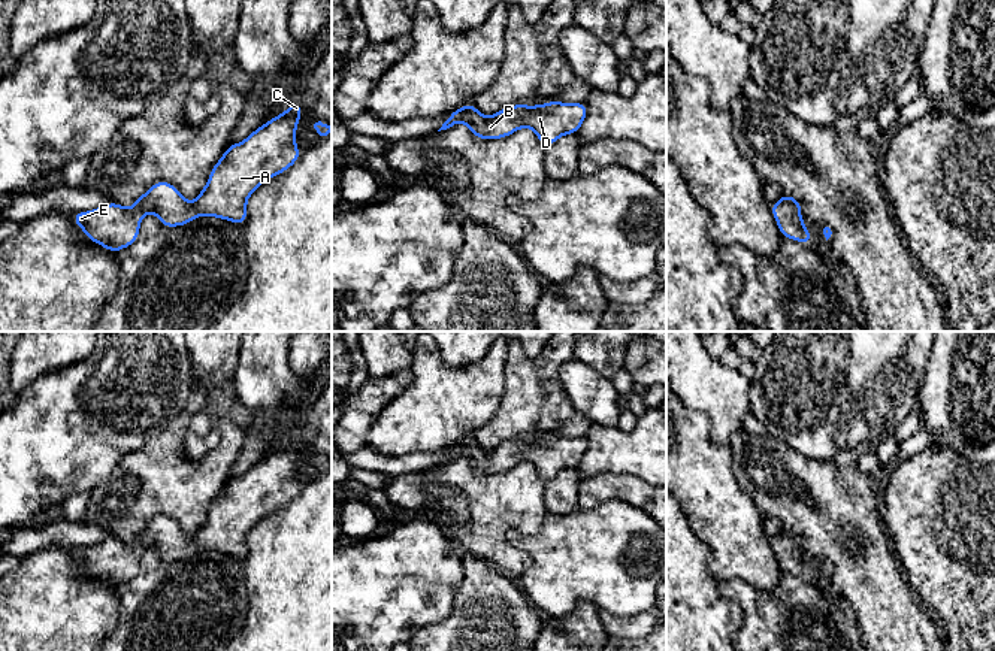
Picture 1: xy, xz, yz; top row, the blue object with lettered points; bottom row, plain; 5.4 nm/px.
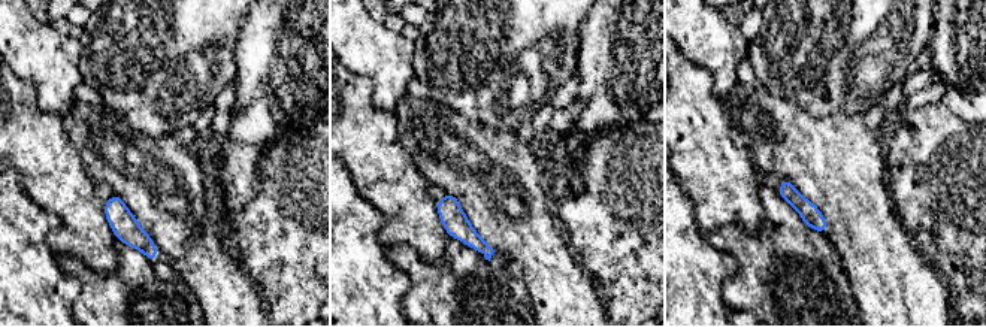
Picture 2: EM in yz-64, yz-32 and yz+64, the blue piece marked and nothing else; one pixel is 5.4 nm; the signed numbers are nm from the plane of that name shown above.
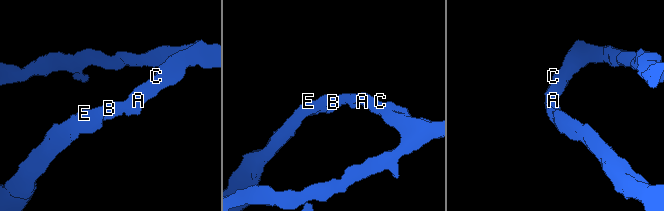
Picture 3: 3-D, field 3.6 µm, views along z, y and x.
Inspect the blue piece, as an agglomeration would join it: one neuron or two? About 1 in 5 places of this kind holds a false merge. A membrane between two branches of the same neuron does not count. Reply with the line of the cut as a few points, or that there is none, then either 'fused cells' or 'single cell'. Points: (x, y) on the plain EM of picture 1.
no cut | single cell

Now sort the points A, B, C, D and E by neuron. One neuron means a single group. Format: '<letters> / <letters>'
A B C D E

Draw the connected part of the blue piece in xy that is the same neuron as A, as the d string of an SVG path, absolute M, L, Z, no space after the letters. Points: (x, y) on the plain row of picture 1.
M294 436L244 476L229 481L193 538L188 538L175 520L158 515L134 535L131 543L111 536L90 546L75 546L73 555L84 563L90 575L111 587L137 575L140 555L146 546L154 546L163 561L193 557L197 549L217 551L244 560L247 533L266 514L285 506L299 494L300 485L294 476L294 467L302 446L300 436Z

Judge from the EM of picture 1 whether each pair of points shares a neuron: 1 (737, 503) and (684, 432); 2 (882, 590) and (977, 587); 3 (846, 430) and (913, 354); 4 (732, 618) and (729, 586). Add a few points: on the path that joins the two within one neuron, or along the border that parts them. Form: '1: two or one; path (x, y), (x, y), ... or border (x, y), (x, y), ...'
1: one; path (719, 486), (684, 450)
2: two; border (898, 557), (906, 580), (922, 606), (934, 618)
3: one; path (856, 411), (894, 374)
4: two; border (714, 581), (741, 612), (741, 626), (735, 633)

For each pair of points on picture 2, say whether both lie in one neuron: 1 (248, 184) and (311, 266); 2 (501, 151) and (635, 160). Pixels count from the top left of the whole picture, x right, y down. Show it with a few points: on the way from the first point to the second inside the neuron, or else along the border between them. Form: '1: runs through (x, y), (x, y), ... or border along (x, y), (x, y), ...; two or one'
1: border along (260, 159), (260, 188), (232, 215), (233, 218); two
2: border along (543, 145), (544, 179), (549, 188); two

